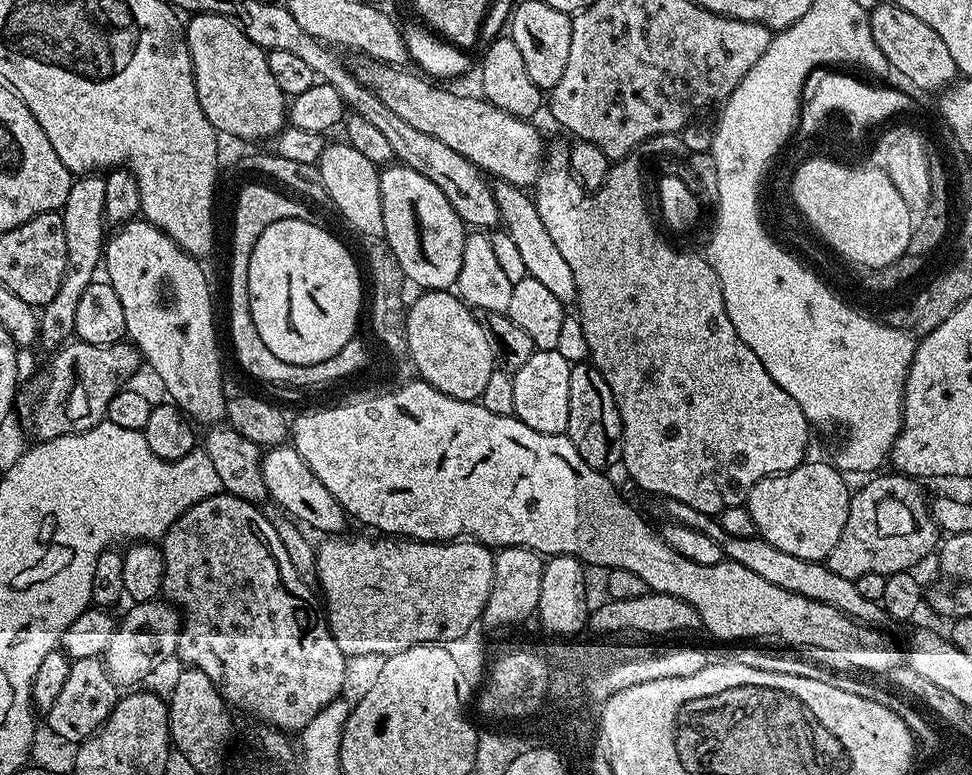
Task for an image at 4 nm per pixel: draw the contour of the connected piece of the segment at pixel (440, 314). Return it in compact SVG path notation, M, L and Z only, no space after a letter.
M424 290L416 301L409 303L405 314L406 342L419 379L425 380L434 390L455 400L479 401L490 374L497 371L496 355L490 350L490 338L480 325L479 315L452 290Z

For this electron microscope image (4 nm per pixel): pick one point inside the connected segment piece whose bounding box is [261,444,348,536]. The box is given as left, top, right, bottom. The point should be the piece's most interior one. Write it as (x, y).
(295, 488)

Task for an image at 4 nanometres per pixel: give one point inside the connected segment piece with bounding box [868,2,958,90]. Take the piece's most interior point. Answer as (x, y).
(913, 50)

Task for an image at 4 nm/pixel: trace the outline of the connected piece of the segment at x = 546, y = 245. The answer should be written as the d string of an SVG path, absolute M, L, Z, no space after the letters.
M496 180L491 185L491 190L494 194L494 202L498 202L503 231L508 232L510 238L514 238L518 246L518 255L526 265L527 275L530 278L538 278L538 282L542 282L542 286L547 286L550 294L558 298L558 302L566 306L571 305L576 299L574 274L571 273L566 258L562 258L562 253L558 251L557 244L550 239L550 233L546 231L546 225L536 209L535 199L525 189L505 180Z

